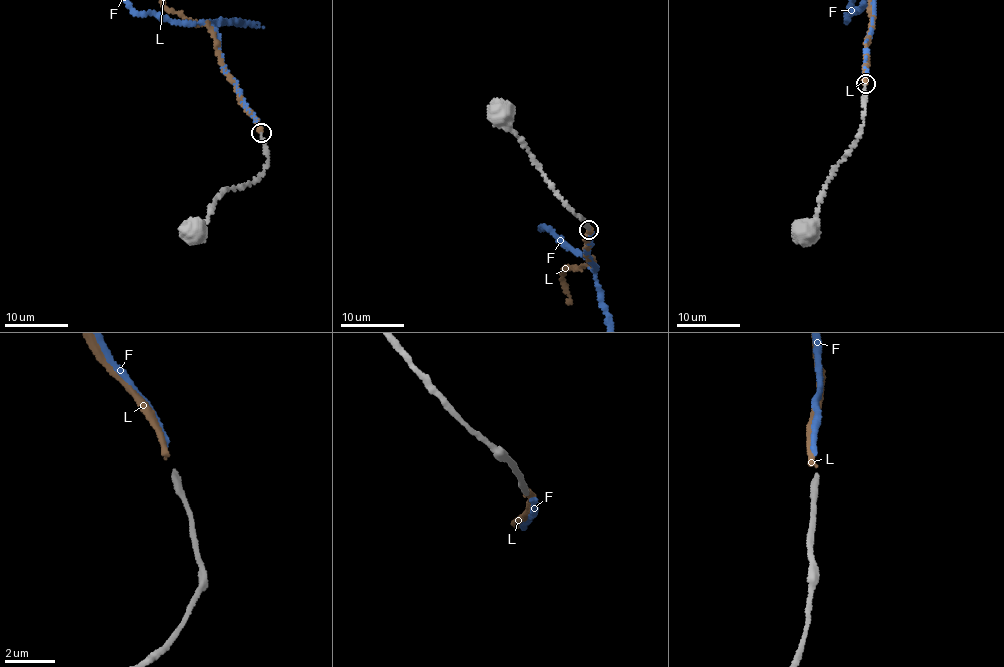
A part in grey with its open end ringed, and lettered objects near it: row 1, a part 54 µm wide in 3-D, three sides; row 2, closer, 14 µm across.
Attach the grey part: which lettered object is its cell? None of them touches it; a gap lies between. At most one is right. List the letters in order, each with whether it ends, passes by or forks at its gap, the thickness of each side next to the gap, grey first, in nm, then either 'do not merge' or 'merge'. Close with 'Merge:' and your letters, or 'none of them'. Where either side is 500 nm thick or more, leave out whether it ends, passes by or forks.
F: it ends; calibres 240 and 200 nm; do not merge
L: it ends; calibres 240 and 240 nm; merge
Merge: L

